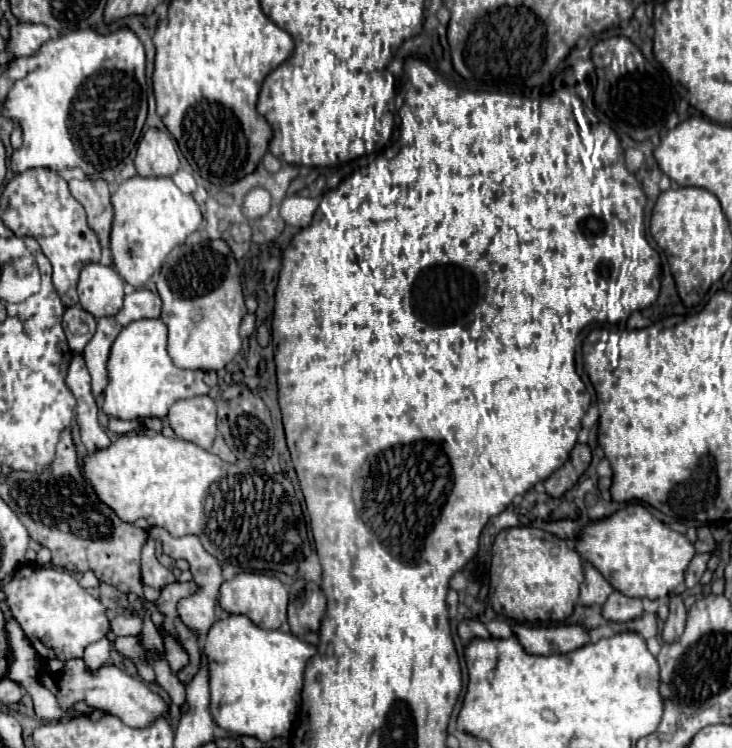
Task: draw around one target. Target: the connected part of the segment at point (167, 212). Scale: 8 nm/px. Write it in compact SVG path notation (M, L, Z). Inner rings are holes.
M133 176L111 196L113 228L109 236L111 258L117 274L135 288L143 288L167 254L185 242L201 224L201 210L193 196L183 194L171 178Z

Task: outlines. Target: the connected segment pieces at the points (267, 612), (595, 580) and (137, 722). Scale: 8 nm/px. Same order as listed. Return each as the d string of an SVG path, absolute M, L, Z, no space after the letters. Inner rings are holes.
M241 572L229 582L223 582L219 604L229 614L245 614L259 628L279 628L287 620L287 588L277 578L263 574Z
M591 564L584 566L584 580L581 584L581 602L585 606L593 604L605 604L607 596L613 592L611 584L601 576L599 570L595 570Z
M83 658L65 660L63 670L59 672L57 678L57 688L59 688L57 700L63 710L71 708L71 704L75 702L85 702L95 710L117 716L119 720L123 720L127 726L133 728L145 728L145 724L151 724L153 720L157 720L157 716L165 716L167 712L167 704L161 700L161 696L147 690L145 682L129 676L125 670L113 664L103 664L97 670L89 670Z

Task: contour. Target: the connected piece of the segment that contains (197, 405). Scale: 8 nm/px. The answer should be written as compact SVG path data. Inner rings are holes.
M195 396L179 400L167 414L173 432L197 446L209 450L213 446L217 426L215 426L215 402L209 396Z

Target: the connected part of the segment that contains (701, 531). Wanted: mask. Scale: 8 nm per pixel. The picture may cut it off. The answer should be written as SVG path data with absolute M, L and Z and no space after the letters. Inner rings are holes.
M707 526L697 528L697 542L695 542L695 554L703 554L703 552L711 552L715 546L715 540L711 536L711 530Z

